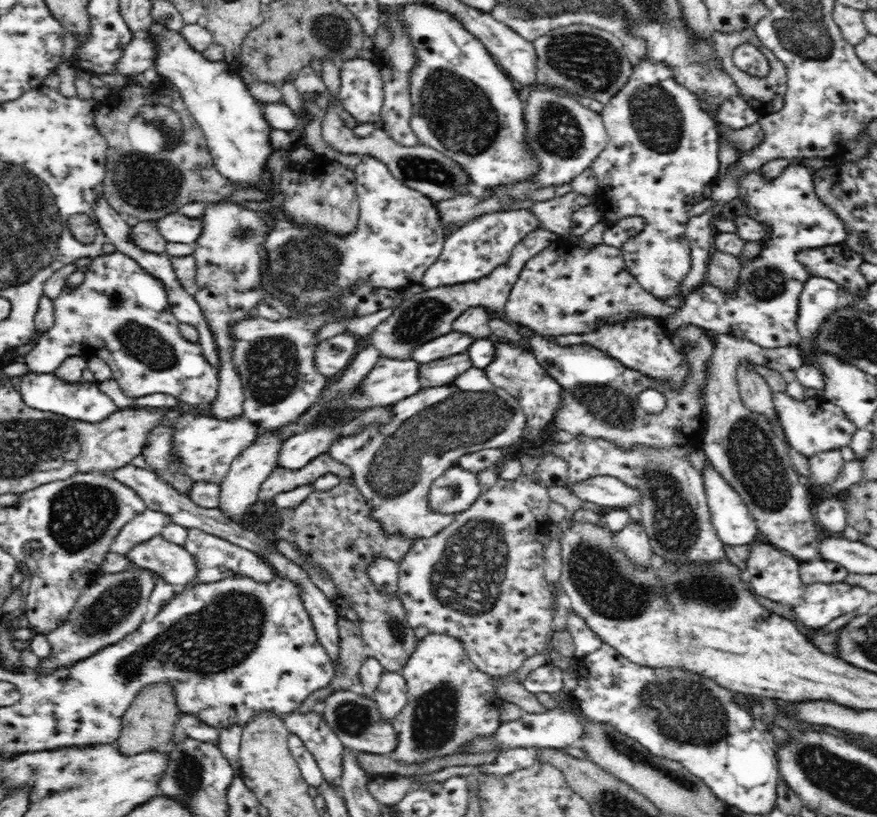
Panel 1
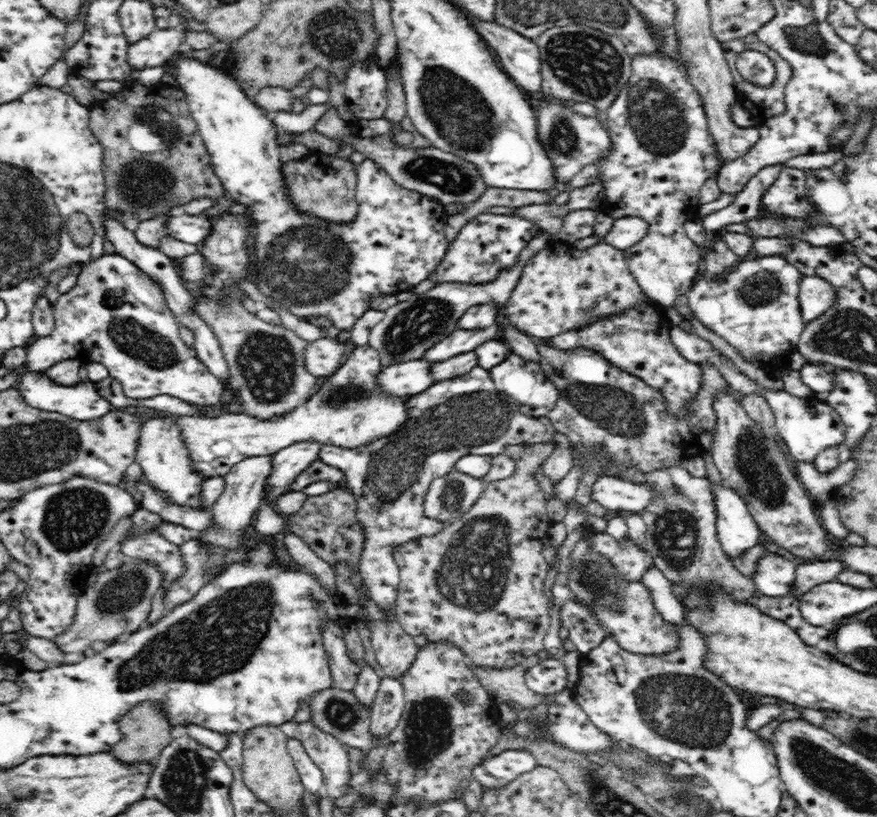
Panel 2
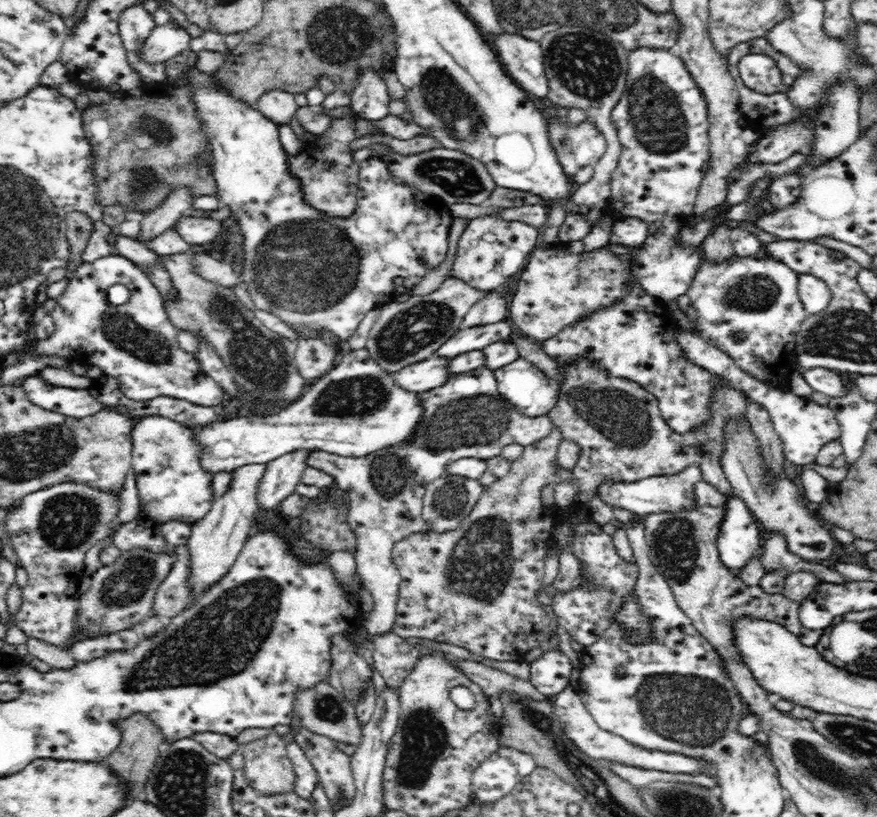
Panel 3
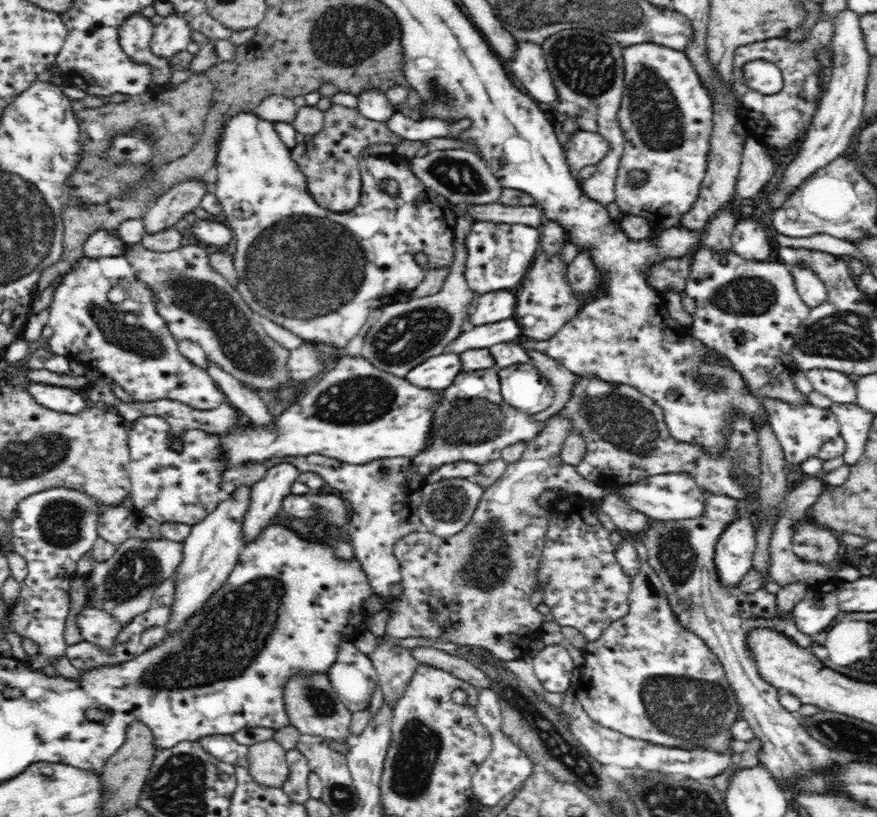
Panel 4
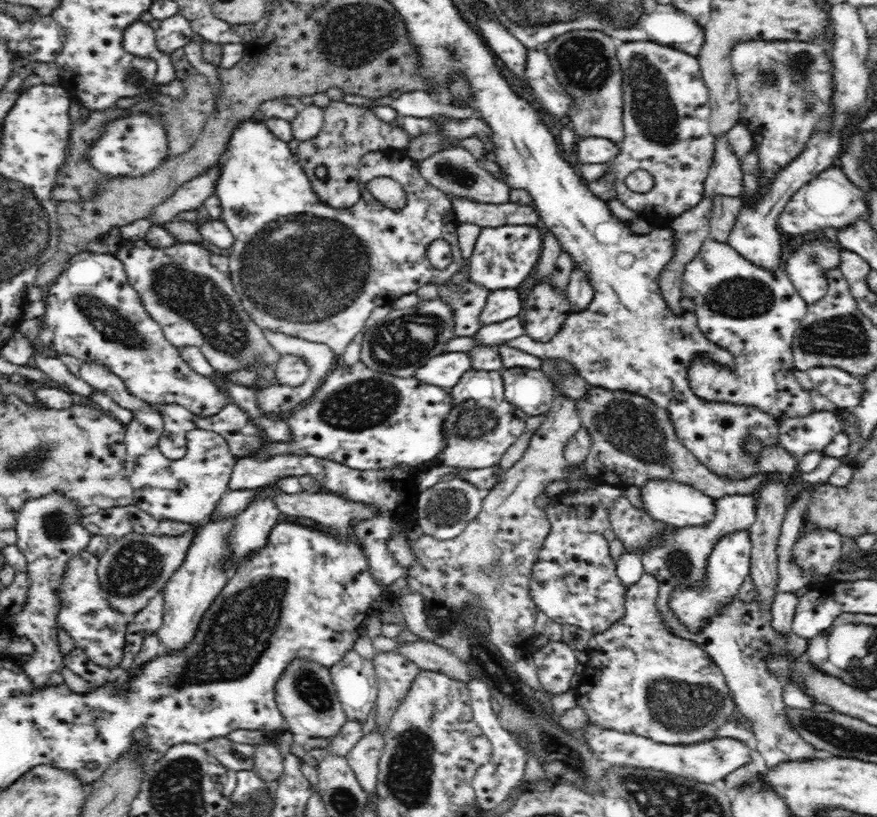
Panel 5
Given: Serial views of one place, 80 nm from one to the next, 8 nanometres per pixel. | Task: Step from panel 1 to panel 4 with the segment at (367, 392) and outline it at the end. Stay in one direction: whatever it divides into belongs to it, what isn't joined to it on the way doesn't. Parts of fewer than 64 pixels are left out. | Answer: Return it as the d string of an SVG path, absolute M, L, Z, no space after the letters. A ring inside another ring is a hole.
M445 352L426 360L414 368L405 380L418 384L420 388L430 388L440 392L452 386L456 376L462 372L462 359L457 352Z

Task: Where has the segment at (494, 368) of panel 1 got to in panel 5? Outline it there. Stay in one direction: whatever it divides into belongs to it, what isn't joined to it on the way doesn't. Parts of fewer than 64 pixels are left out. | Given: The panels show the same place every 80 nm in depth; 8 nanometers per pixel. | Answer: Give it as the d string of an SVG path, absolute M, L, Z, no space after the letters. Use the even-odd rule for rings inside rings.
M510 368L501 372L506 401L528 417L540 417L550 410L556 395L552 379L540 370Z

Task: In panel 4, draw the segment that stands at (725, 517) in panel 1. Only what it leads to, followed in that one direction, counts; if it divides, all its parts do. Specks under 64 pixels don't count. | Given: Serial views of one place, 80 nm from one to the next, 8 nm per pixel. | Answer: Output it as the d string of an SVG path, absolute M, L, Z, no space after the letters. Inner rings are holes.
M742 509L739 519L729 524L715 544L714 565L716 575L724 587L736 587L744 575L753 568L756 548L753 513Z

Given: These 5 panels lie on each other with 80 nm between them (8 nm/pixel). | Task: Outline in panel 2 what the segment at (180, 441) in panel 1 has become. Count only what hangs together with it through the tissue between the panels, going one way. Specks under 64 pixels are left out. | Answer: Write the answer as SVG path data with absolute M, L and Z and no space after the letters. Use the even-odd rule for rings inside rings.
M364 345L356 347L346 358L340 368L331 376L319 378L318 388L303 404L296 406L291 412L282 416L264 420L248 414L223 414L218 417L178 417L176 424L184 434L184 443L192 457L193 467L206 479L212 476L225 476L228 471L241 460L248 457L274 456L286 447L300 444L300 442L316 442L321 446L330 445L340 449L357 449L369 445L372 441L387 439L396 436L408 424L409 412L406 397L388 395L380 384L378 374L383 366L379 362L378 351Z

